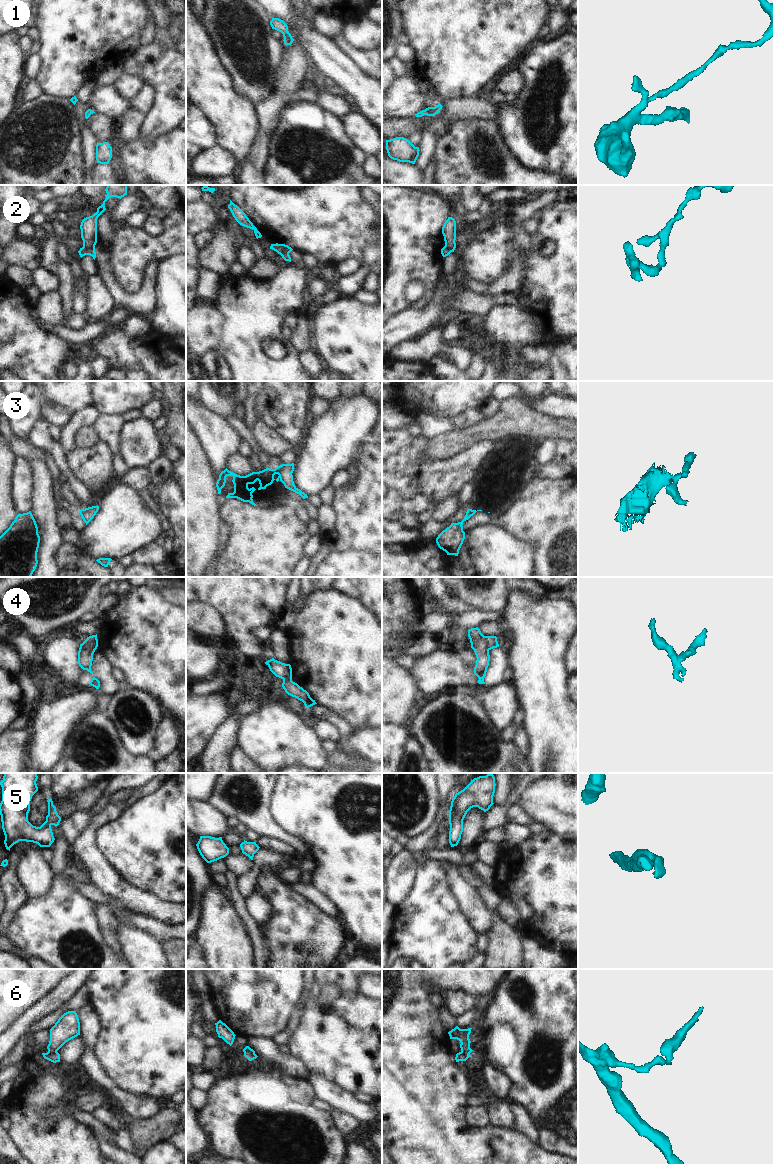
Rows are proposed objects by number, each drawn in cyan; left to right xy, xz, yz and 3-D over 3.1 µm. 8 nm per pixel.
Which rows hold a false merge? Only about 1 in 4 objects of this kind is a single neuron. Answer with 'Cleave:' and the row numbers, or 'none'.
Cleave: 2, 3, 4, 6

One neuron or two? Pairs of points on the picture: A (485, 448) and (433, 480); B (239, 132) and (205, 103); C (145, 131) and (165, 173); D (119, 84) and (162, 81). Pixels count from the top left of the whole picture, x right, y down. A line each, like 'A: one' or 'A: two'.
A: one
B: one
C: two
D: two

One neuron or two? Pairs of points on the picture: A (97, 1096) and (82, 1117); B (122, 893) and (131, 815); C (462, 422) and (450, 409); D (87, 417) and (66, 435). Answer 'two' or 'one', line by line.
A: two
B: two
C: two
D: one

